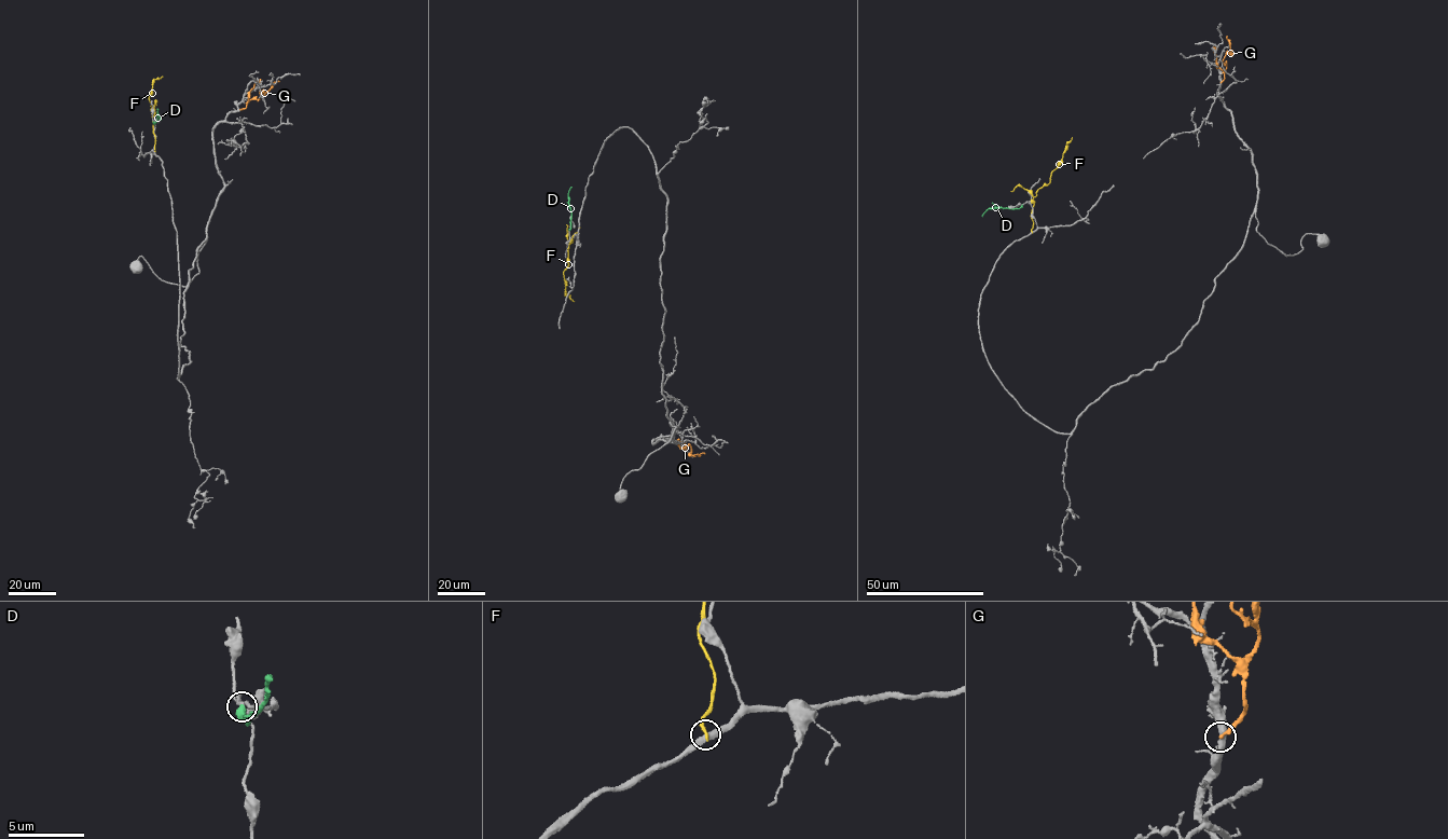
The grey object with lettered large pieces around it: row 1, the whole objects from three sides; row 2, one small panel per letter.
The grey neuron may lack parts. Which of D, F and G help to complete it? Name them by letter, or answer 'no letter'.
no letter

